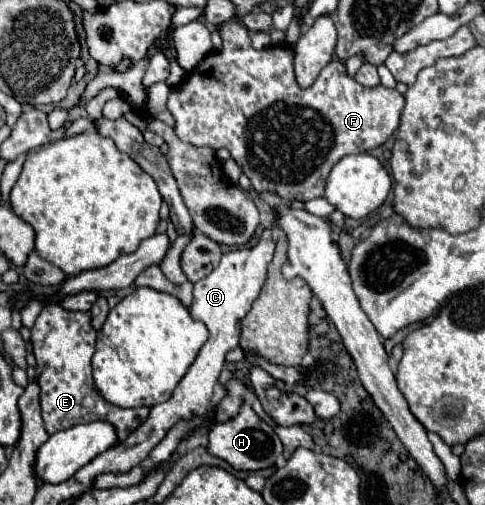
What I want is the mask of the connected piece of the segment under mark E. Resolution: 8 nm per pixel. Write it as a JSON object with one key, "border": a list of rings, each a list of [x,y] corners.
{"border":[[[47,304],[31,328],[31,344],[37,360],[37,384],[41,386],[41,414],[49,434],[71,428],[75,424],[107,420],[117,428],[119,440],[125,440],[149,414],[147,406],[119,408],[103,400],[91,378],[91,356],[95,352],[97,334],[91,328],[89,312],[69,312],[59,304]]]}

